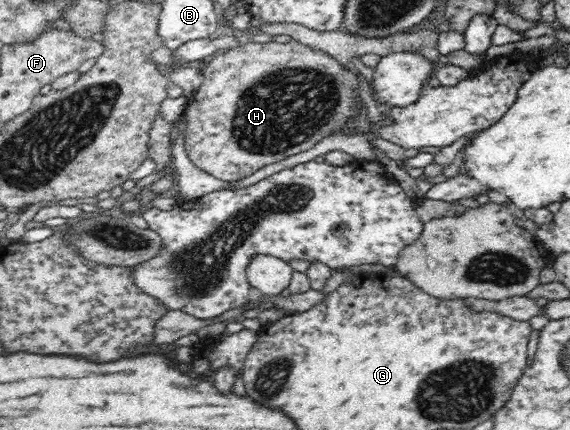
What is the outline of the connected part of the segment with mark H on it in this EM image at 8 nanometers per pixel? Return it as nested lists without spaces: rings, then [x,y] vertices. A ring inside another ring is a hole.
[[[251,41],[214,54],[202,70],[204,78],[200,90],[189,99],[183,114],[186,119],[184,147],[188,158],[211,177],[237,181],[266,164],[274,164],[286,156],[312,148],[332,130],[344,125],[346,117],[352,114],[350,96],[353,88],[358,91],[357,72],[352,64],[346,71],[330,55],[298,41],[289,44]]]

